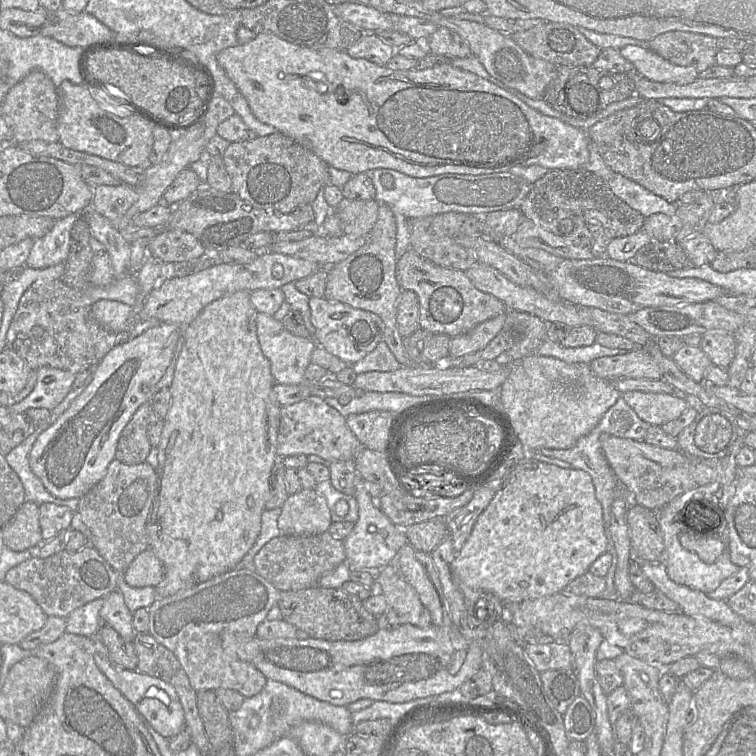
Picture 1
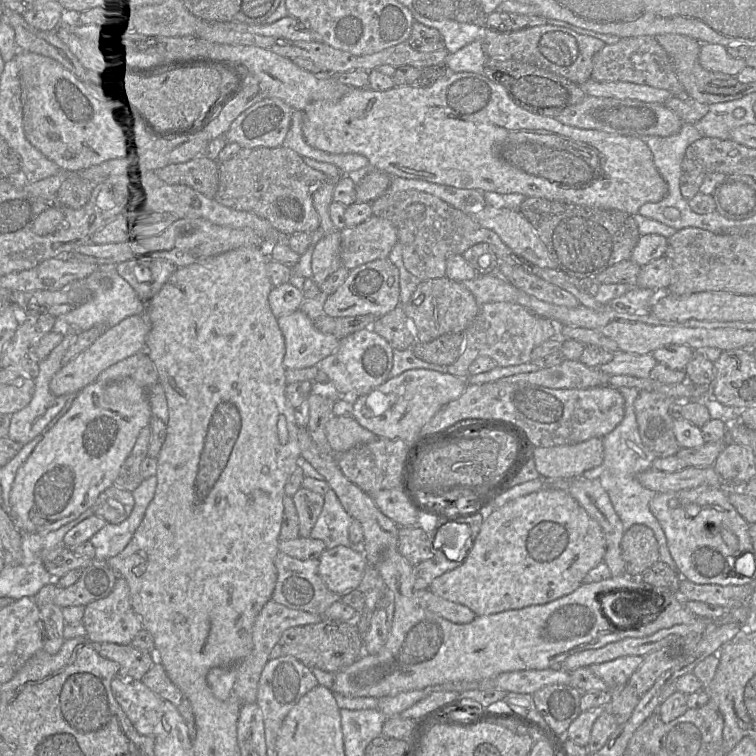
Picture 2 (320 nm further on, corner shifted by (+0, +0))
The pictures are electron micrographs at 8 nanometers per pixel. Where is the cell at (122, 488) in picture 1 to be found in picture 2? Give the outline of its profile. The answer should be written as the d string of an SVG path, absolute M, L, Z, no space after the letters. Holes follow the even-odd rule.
M112 484L99 494L91 509L107 523L119 524L130 515L133 506L132 492Z

